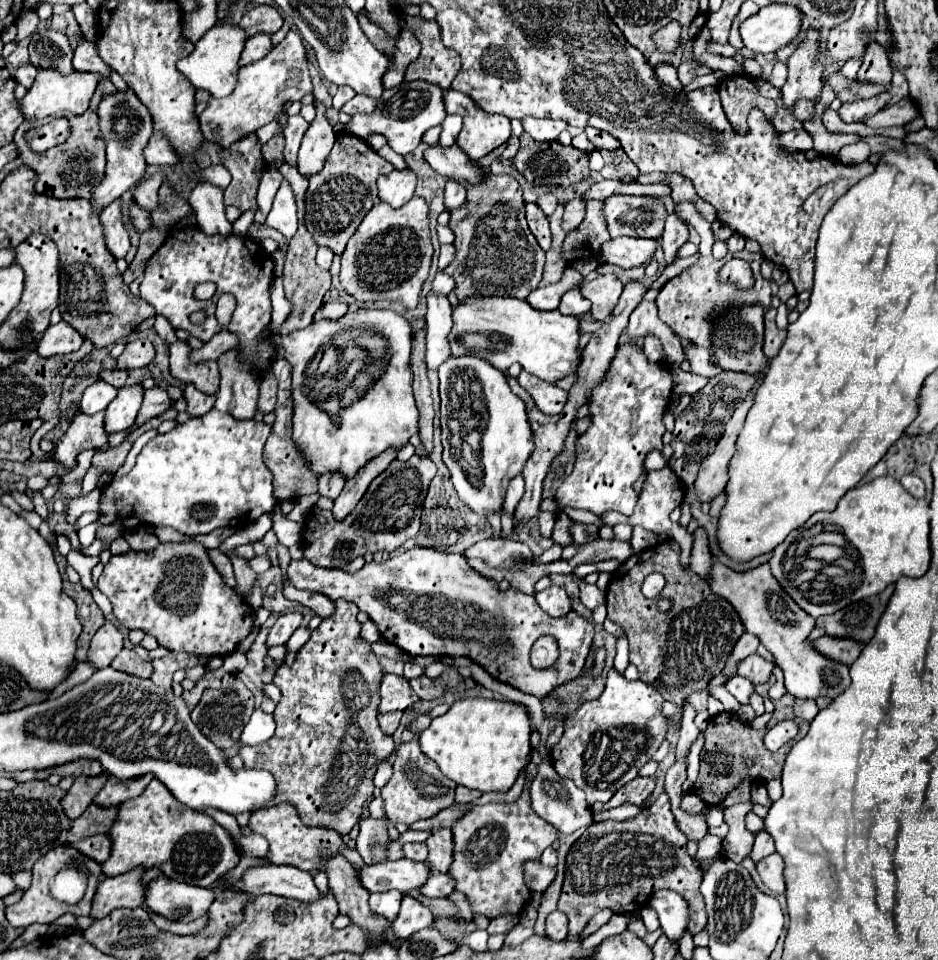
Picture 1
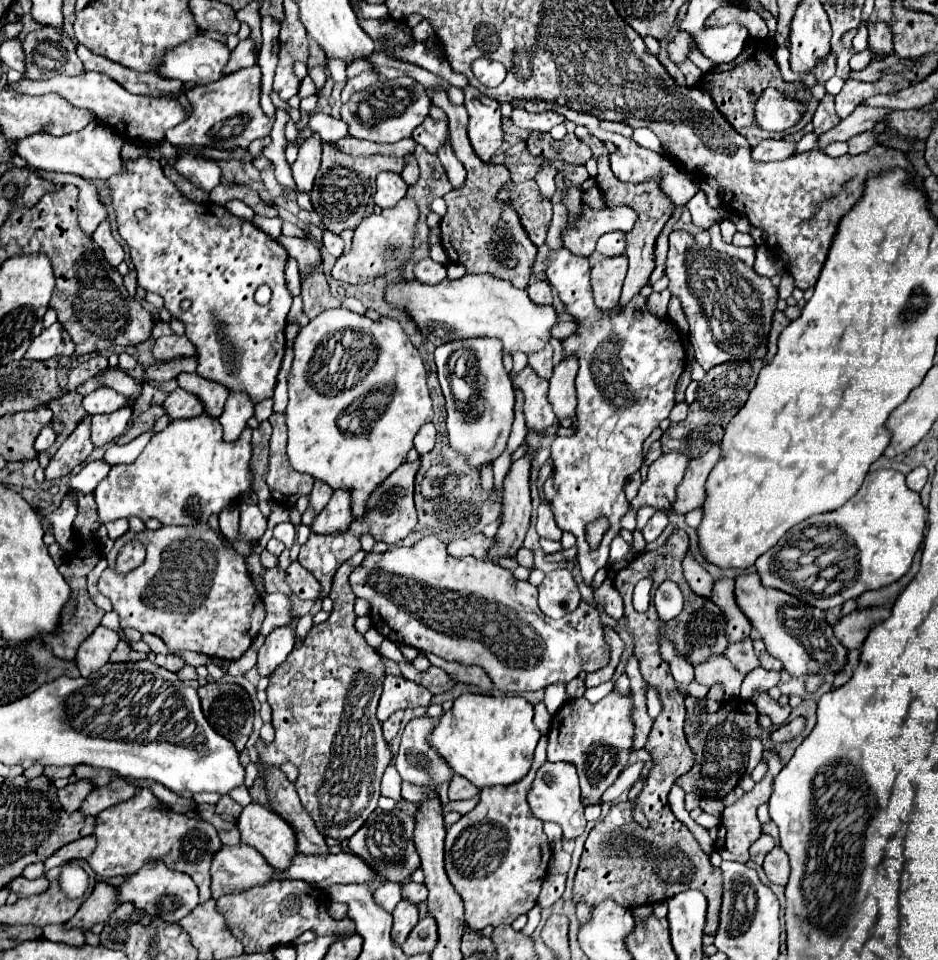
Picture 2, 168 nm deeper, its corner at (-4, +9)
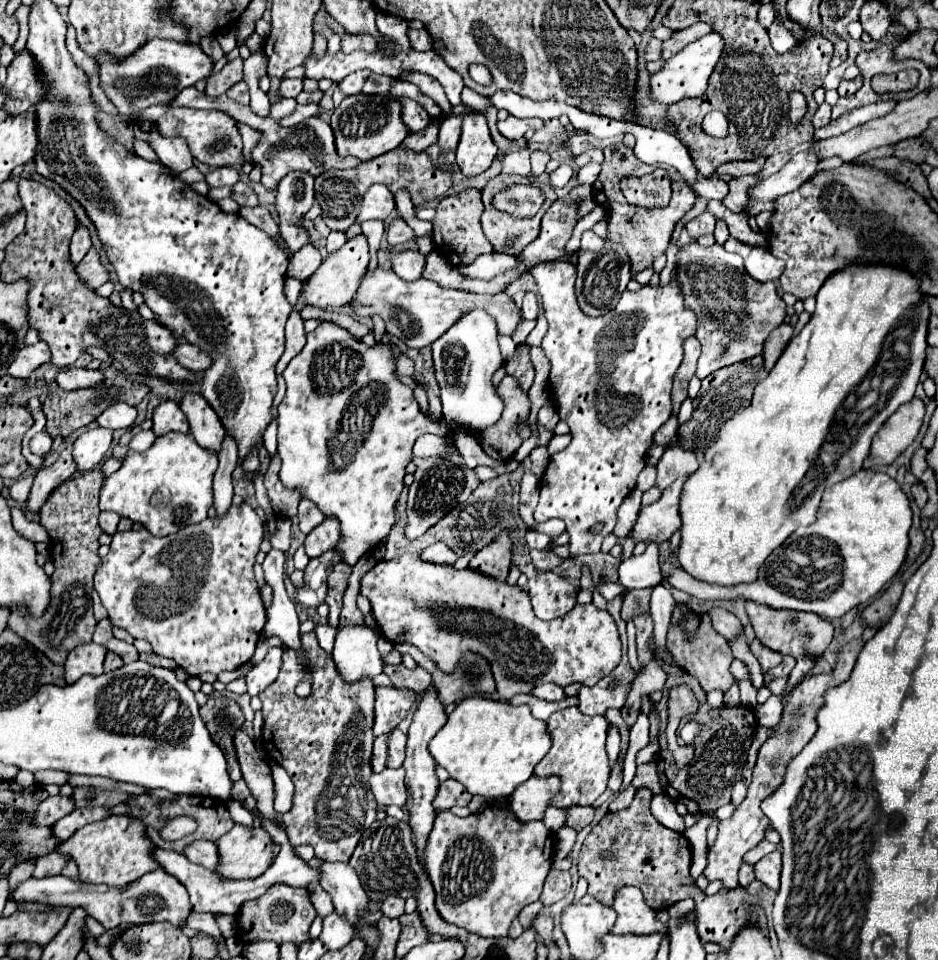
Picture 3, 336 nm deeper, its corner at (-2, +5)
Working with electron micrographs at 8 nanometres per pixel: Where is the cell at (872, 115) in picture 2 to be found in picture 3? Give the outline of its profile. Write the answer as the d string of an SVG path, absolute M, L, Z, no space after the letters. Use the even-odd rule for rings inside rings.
M810 149L794 155L778 173L766 177L748 189L750 201L774 201L786 193L796 191L804 181L816 171L814 161L810 161Z

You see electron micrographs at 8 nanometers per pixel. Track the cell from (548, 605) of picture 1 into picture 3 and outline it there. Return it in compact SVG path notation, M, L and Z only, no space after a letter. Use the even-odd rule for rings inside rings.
M538 573L528 579L528 595L534 607L534 613L544 619L564 617L574 605L578 589L562 575L556 573Z

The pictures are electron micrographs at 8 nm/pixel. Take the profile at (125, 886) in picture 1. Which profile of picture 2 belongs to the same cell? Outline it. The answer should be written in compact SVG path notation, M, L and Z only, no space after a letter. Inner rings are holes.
M96 883L92 895L82 903L78 913L66 923L66 927L78 927L82 931L90 929L94 923L104 923L108 915L120 905L118 901L118 887L110 883Z

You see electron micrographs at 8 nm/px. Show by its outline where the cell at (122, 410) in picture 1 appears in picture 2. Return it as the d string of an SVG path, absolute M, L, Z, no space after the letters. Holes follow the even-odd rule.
M130 405L120 407L118 411L108 413L108 415L94 415L92 417L92 441L94 441L94 445L100 447L100 445L106 445L108 441L120 437L128 429L130 419L132 419Z

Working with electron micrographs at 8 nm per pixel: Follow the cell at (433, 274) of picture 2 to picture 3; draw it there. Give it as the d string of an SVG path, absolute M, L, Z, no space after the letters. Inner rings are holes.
M398 251L390 257L392 261L392 271L400 277L400 279L420 279L422 277L422 269L424 269L424 255L420 251Z

